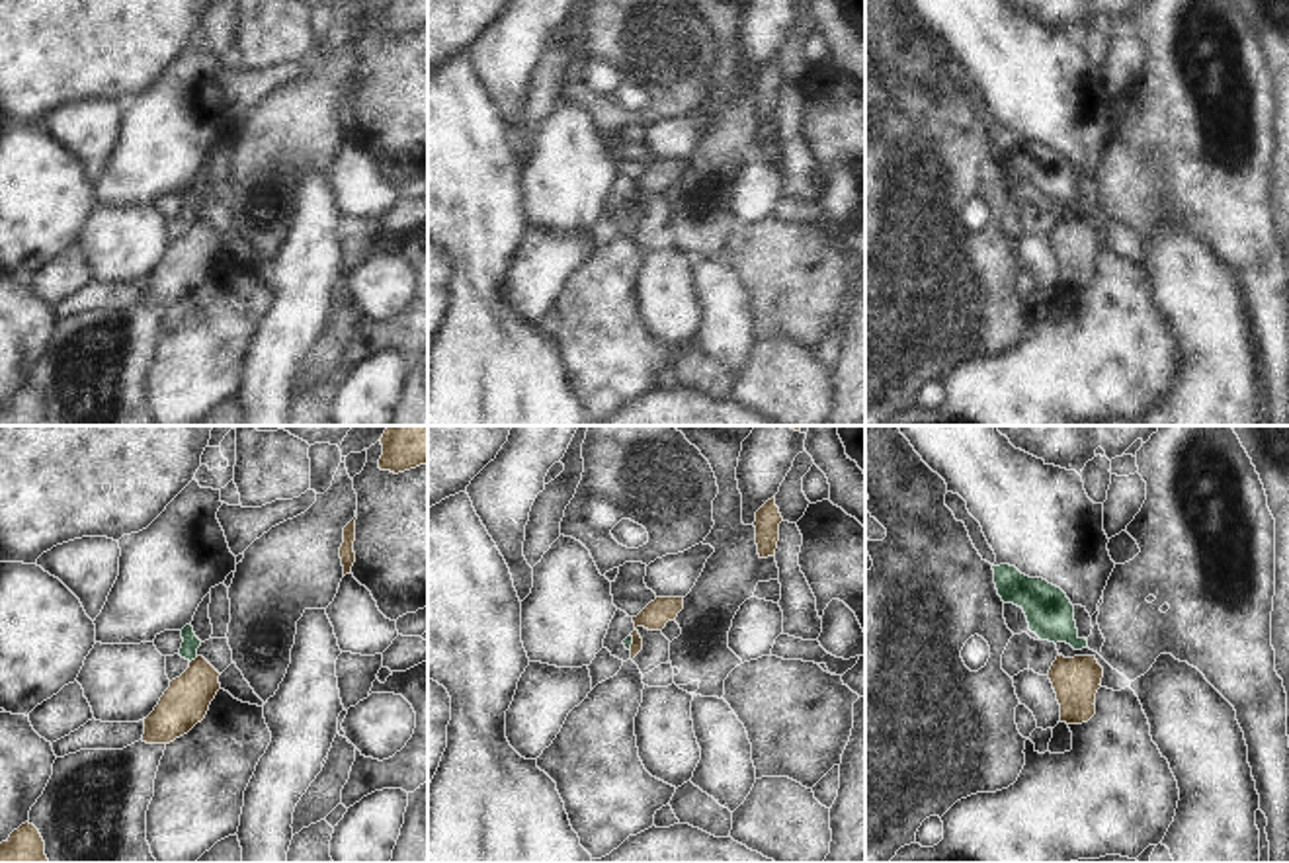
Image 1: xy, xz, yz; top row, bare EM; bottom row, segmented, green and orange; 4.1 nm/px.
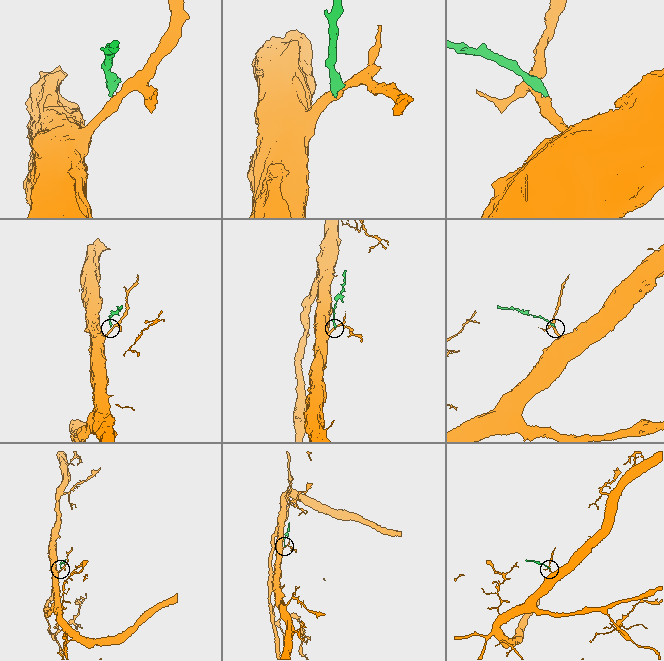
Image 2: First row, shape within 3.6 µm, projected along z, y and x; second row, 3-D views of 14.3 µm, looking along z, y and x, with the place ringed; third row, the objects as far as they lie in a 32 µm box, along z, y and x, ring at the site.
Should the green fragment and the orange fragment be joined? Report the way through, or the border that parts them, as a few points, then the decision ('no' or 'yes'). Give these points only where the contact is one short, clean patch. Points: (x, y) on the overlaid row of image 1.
along xy (198, 657), (190, 662) | no

